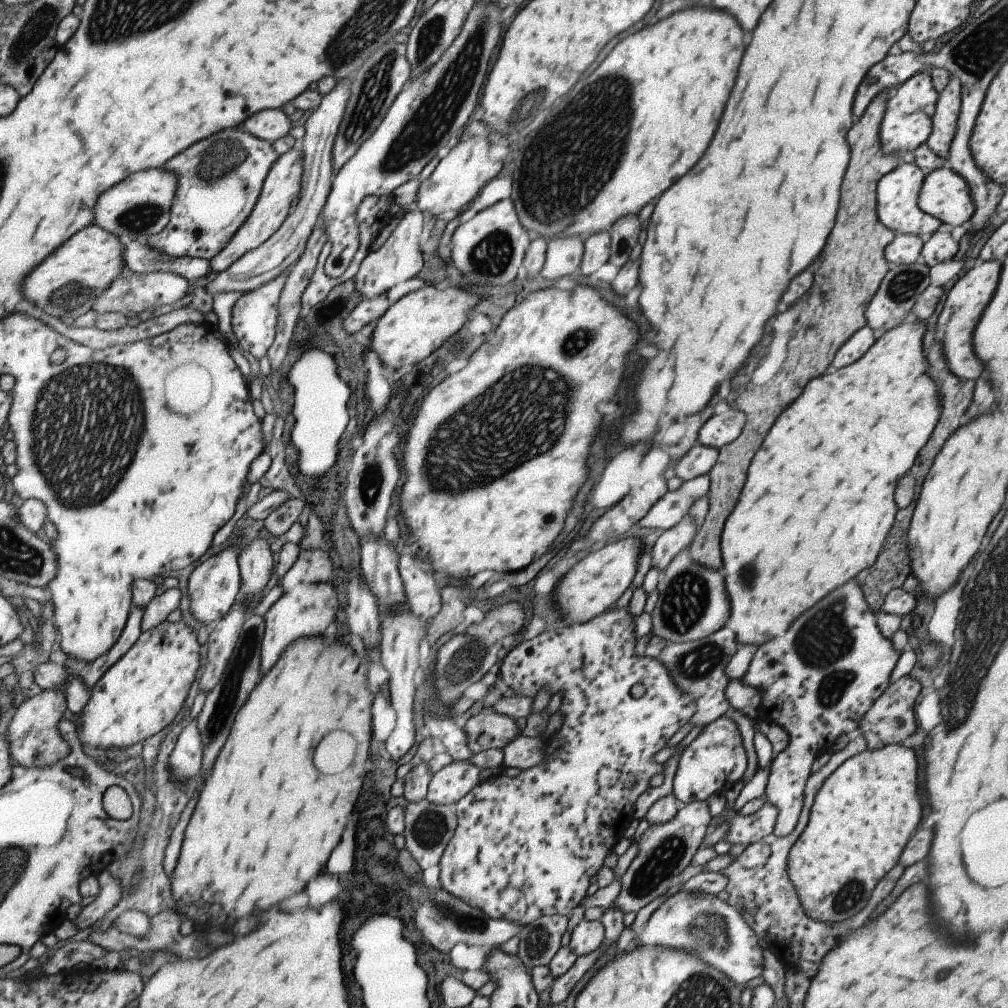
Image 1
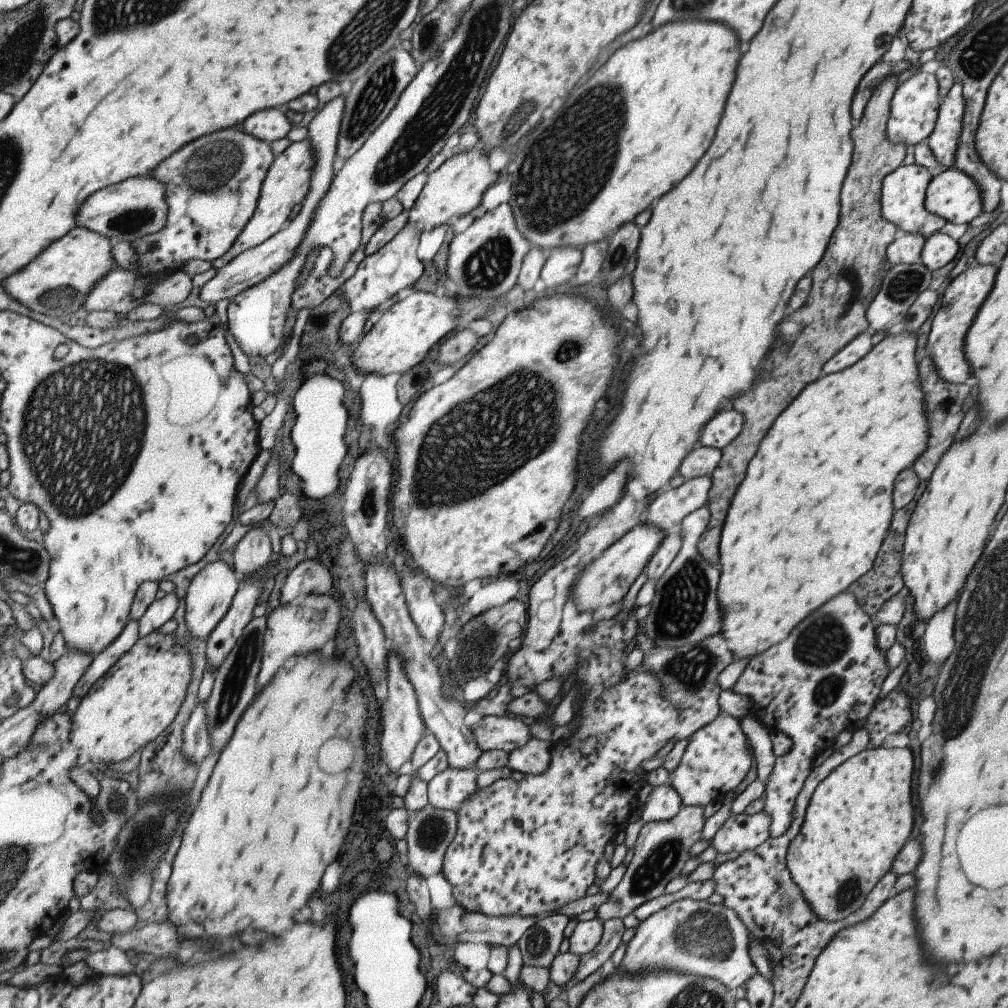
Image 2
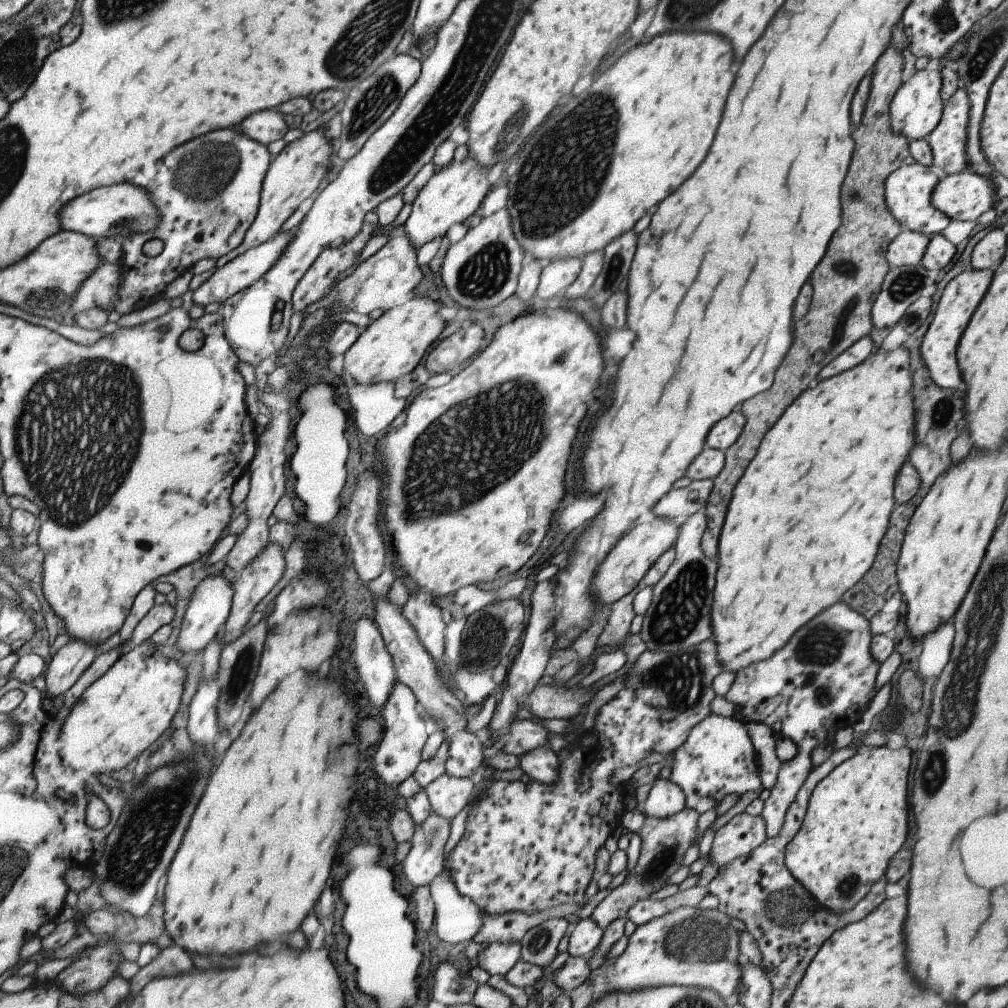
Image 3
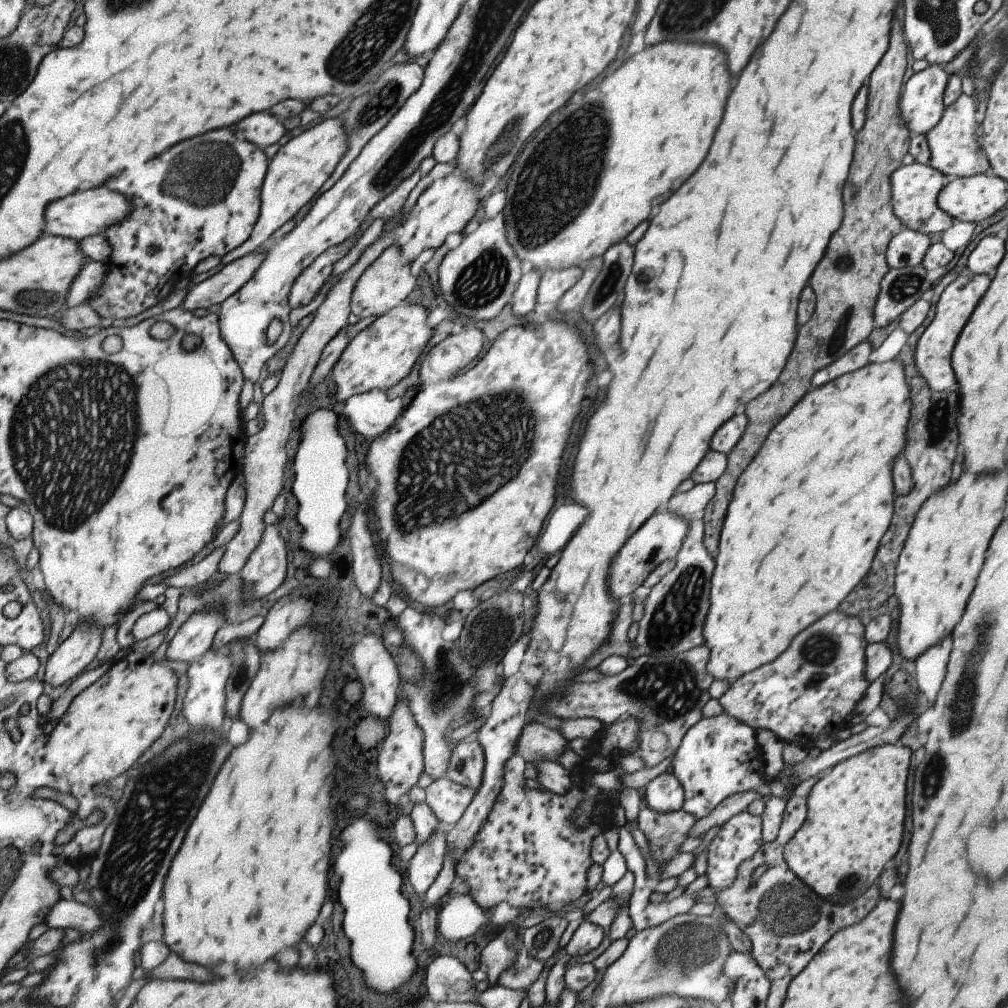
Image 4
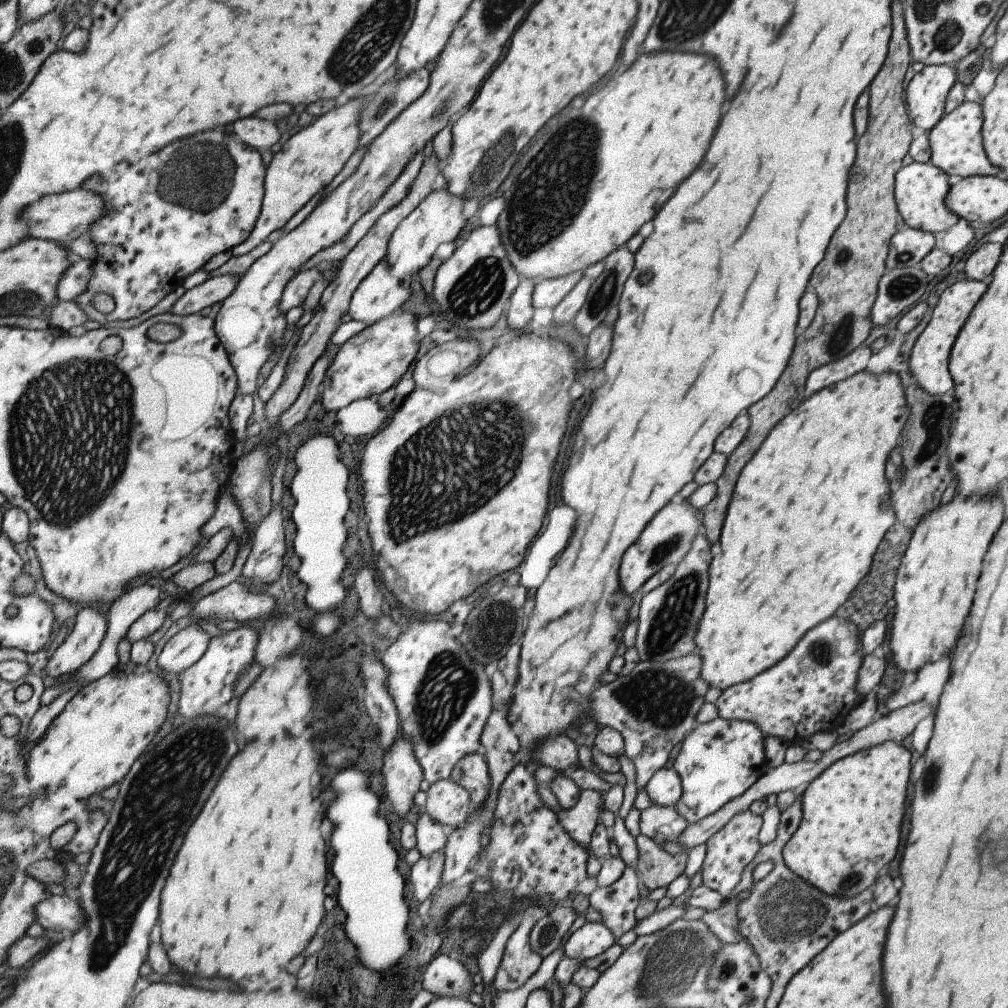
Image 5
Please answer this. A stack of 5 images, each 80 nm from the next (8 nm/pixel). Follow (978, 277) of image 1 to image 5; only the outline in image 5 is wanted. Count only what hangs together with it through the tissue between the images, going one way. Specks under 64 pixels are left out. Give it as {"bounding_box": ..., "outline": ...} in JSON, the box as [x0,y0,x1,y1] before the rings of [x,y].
{"bounding_box":[908,276,987,394],"outline":[[[961,276],[961,280],[951,283],[939,294],[937,302],[932,308],[929,322],[927,322],[923,332],[916,338],[908,358],[908,369],[911,371],[915,384],[919,385],[927,394],[945,394],[947,390],[953,388],[951,376],[947,372],[950,348],[955,338],[957,338],[961,327],[965,324],[971,308],[981,298],[985,288],[987,286],[981,280],[974,281]]]}

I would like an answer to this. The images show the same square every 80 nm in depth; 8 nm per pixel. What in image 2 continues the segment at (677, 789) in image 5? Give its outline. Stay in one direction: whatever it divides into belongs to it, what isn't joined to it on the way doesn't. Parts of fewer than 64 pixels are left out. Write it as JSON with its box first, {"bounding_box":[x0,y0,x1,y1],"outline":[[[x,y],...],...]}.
{"bounding_box":[641,782,682,824],"outline":[[[667,782],[653,788],[648,796],[649,799],[641,807],[641,820],[644,824],[672,818],[682,804],[681,798]]]}

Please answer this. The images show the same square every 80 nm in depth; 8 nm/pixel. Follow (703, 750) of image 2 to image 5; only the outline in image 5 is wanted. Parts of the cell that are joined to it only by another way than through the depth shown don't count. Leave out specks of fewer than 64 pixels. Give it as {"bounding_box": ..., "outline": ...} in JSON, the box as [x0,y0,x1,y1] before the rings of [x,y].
{"bounding_box":[672,716,768,825],"outline":[[[719,716],[694,725],[672,755],[672,769],[679,777],[682,793],[675,810],[690,825],[713,814],[725,802],[743,794],[768,770],[763,752],[764,734],[753,723],[725,720]]]}

